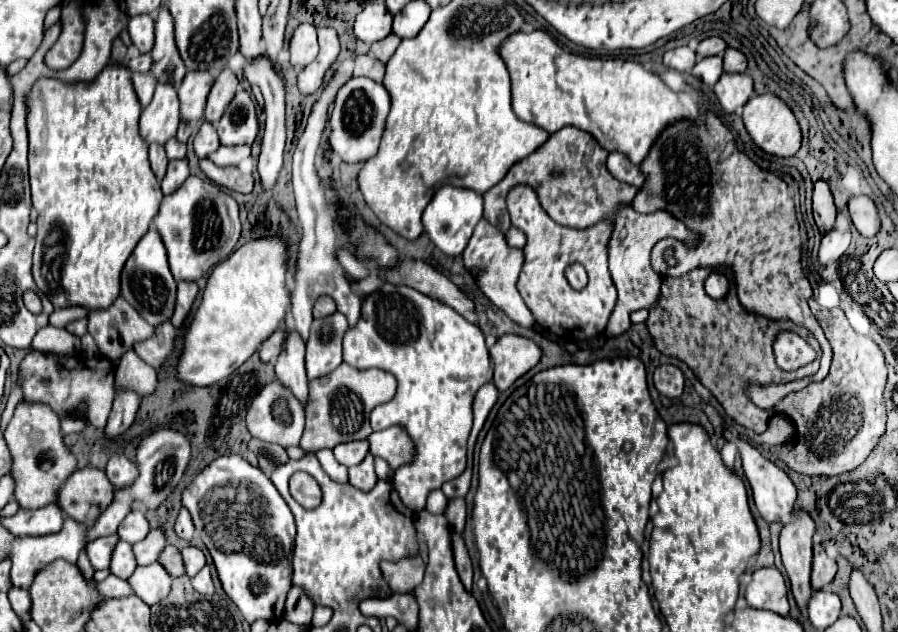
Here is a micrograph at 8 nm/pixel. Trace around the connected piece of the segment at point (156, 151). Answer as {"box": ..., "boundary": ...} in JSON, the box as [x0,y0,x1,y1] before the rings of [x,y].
{"box":[150,144,168,180],"boundary":[[[150,144],[150,166],[152,166],[152,172],[158,180],[164,178],[166,174],[166,166],[168,166],[168,158],[166,158],[166,152],[164,152],[164,146],[160,144]]]}

